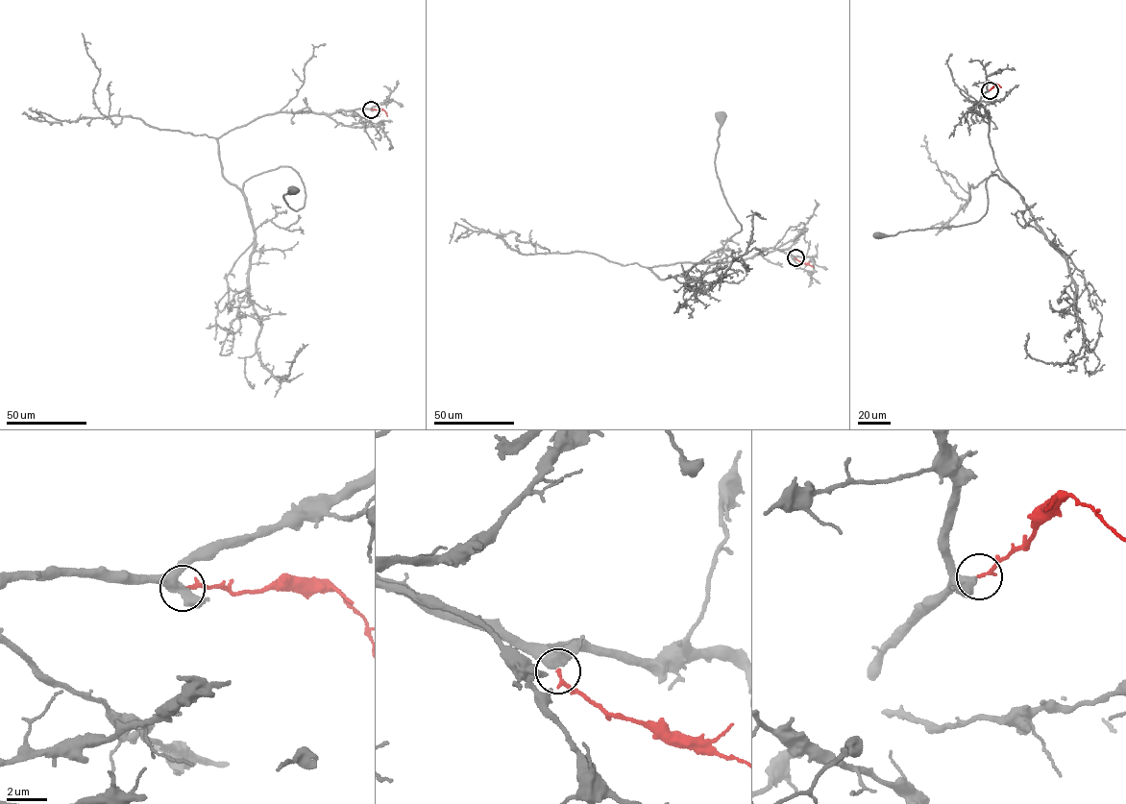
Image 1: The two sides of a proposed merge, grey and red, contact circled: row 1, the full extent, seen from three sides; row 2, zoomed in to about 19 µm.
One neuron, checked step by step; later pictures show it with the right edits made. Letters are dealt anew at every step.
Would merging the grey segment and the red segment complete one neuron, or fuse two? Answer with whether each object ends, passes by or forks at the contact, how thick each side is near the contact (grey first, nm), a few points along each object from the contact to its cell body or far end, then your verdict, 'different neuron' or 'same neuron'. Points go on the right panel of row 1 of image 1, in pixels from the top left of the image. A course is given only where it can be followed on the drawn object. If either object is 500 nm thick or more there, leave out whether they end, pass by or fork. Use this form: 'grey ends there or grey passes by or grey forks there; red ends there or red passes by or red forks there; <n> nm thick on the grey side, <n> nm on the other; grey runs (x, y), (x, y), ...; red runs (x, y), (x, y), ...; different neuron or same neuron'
grey passes by; red ends there; 420 nm thick on the grey side, 190 nm on the other; grey runs (989, 90), (978, 104), (989, 112), (990, 143), (1024, 203), (993, 174), (977, 221), (878, 235); red runs (989, 89), (996, 84), (1001, 86); same neuron

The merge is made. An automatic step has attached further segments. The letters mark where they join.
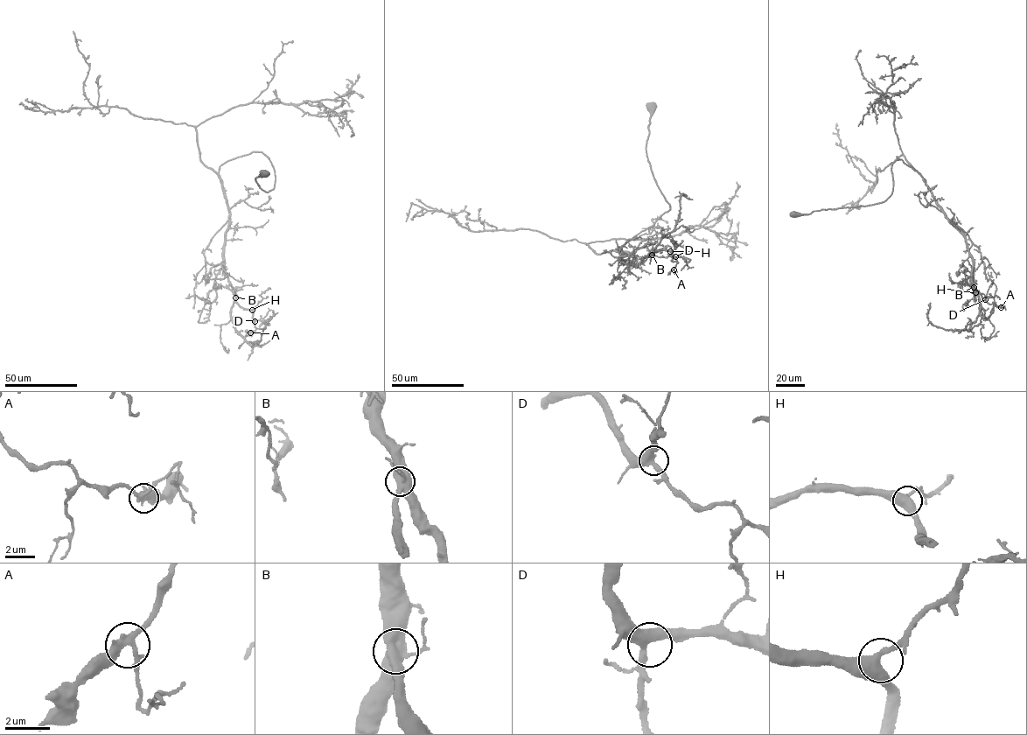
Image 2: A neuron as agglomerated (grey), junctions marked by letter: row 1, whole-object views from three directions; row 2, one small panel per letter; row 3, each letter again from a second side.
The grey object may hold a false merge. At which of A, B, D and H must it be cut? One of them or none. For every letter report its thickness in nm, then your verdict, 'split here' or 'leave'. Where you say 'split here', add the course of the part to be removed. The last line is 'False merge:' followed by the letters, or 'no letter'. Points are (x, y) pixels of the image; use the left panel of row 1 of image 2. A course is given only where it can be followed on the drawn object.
A: calibre 320 nm; leave
B: calibre 600 nm; leave
D: calibre 420 nm; leave
H: calibre 440 nm; leave
False merge: no letter

